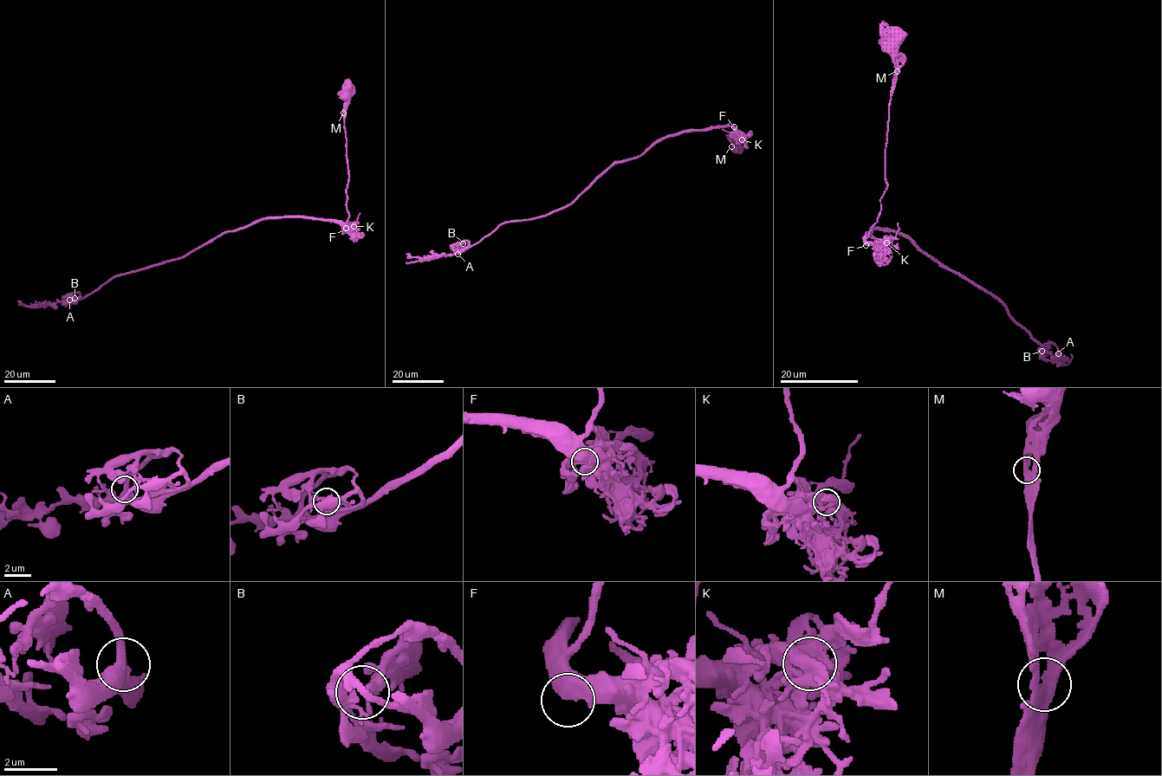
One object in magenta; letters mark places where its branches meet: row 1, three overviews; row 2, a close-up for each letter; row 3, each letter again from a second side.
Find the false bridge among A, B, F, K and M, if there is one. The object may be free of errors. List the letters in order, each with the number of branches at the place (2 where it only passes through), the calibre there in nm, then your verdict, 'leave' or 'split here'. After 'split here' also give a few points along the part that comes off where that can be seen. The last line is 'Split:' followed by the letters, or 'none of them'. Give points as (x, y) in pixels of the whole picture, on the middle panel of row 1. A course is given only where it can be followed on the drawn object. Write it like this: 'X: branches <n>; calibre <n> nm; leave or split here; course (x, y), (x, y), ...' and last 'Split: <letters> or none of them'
A: branches 3; calibre 360 nm; leave
B: branches 1; calibre 300 nm; leave
F: branches 2; calibre 500 nm; leave
K: branches 4; calibre 480 nm; leave
M: branches 3; calibre 280 nm; leave
Split: none of them

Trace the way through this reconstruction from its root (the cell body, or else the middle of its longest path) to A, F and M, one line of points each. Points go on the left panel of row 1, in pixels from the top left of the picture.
A: (349, 89), (345, 117), (345, 223), (263, 217), (223, 232), (180, 257), (113, 275), (84, 298), (69, 300)
F: (349, 89), (350, 103), (345, 117), (348, 173), (346, 228)
M: (349, 89), (350, 102), (343, 113)

